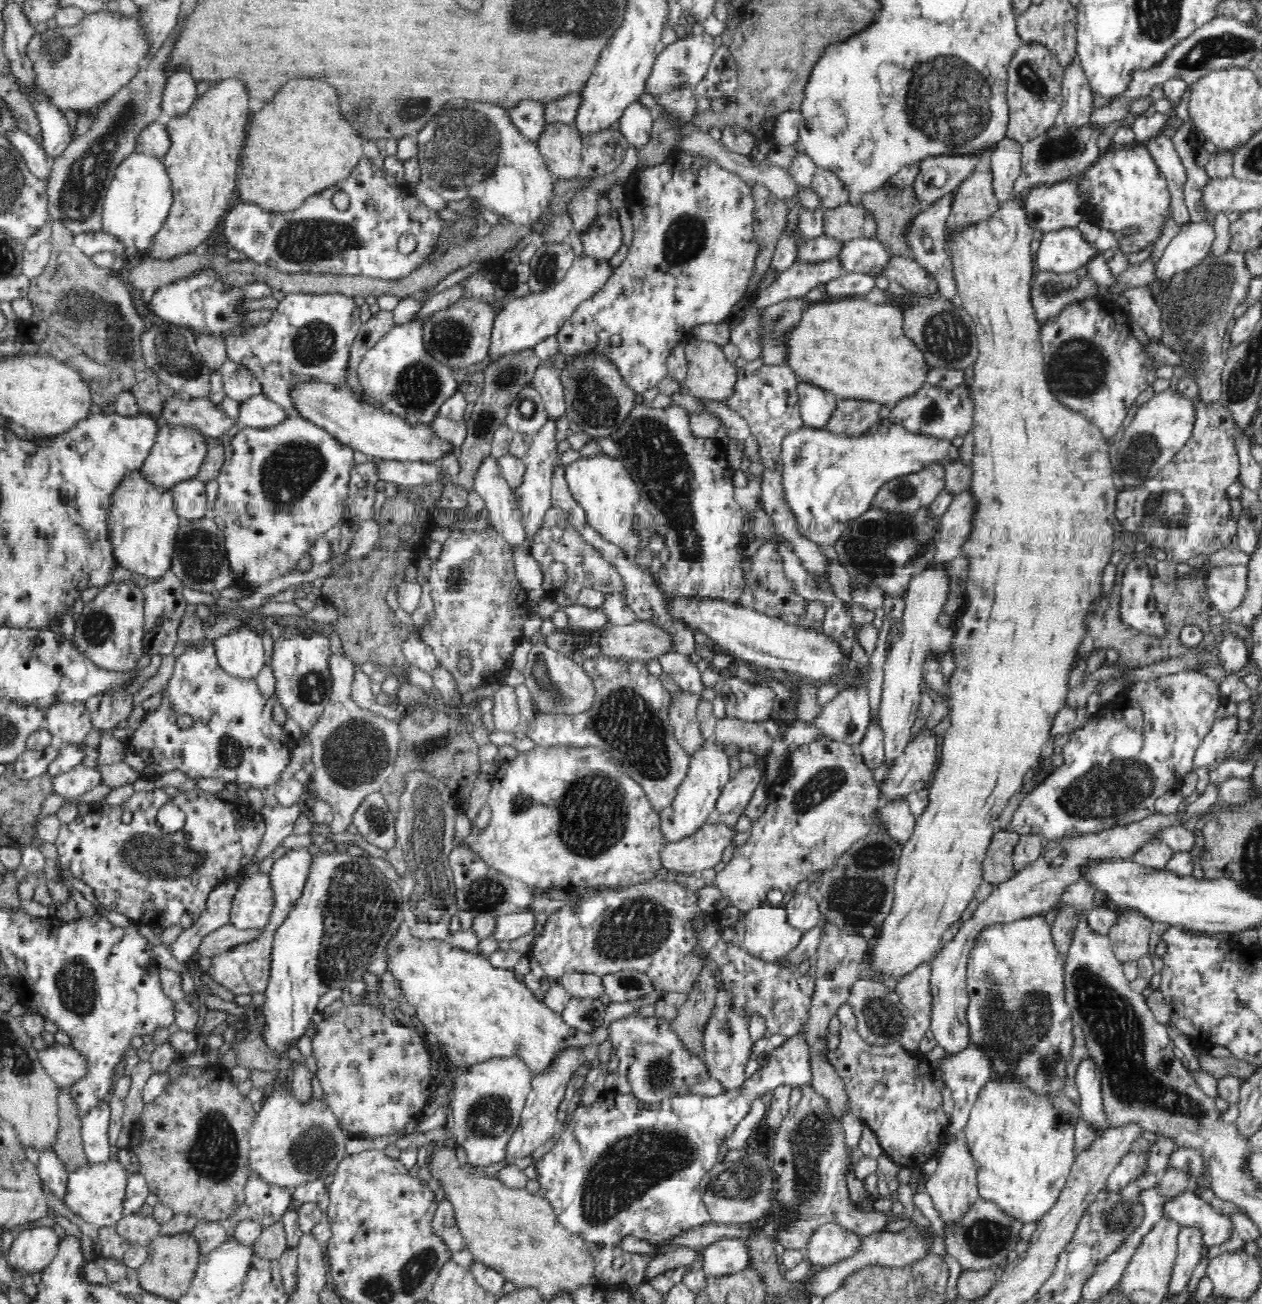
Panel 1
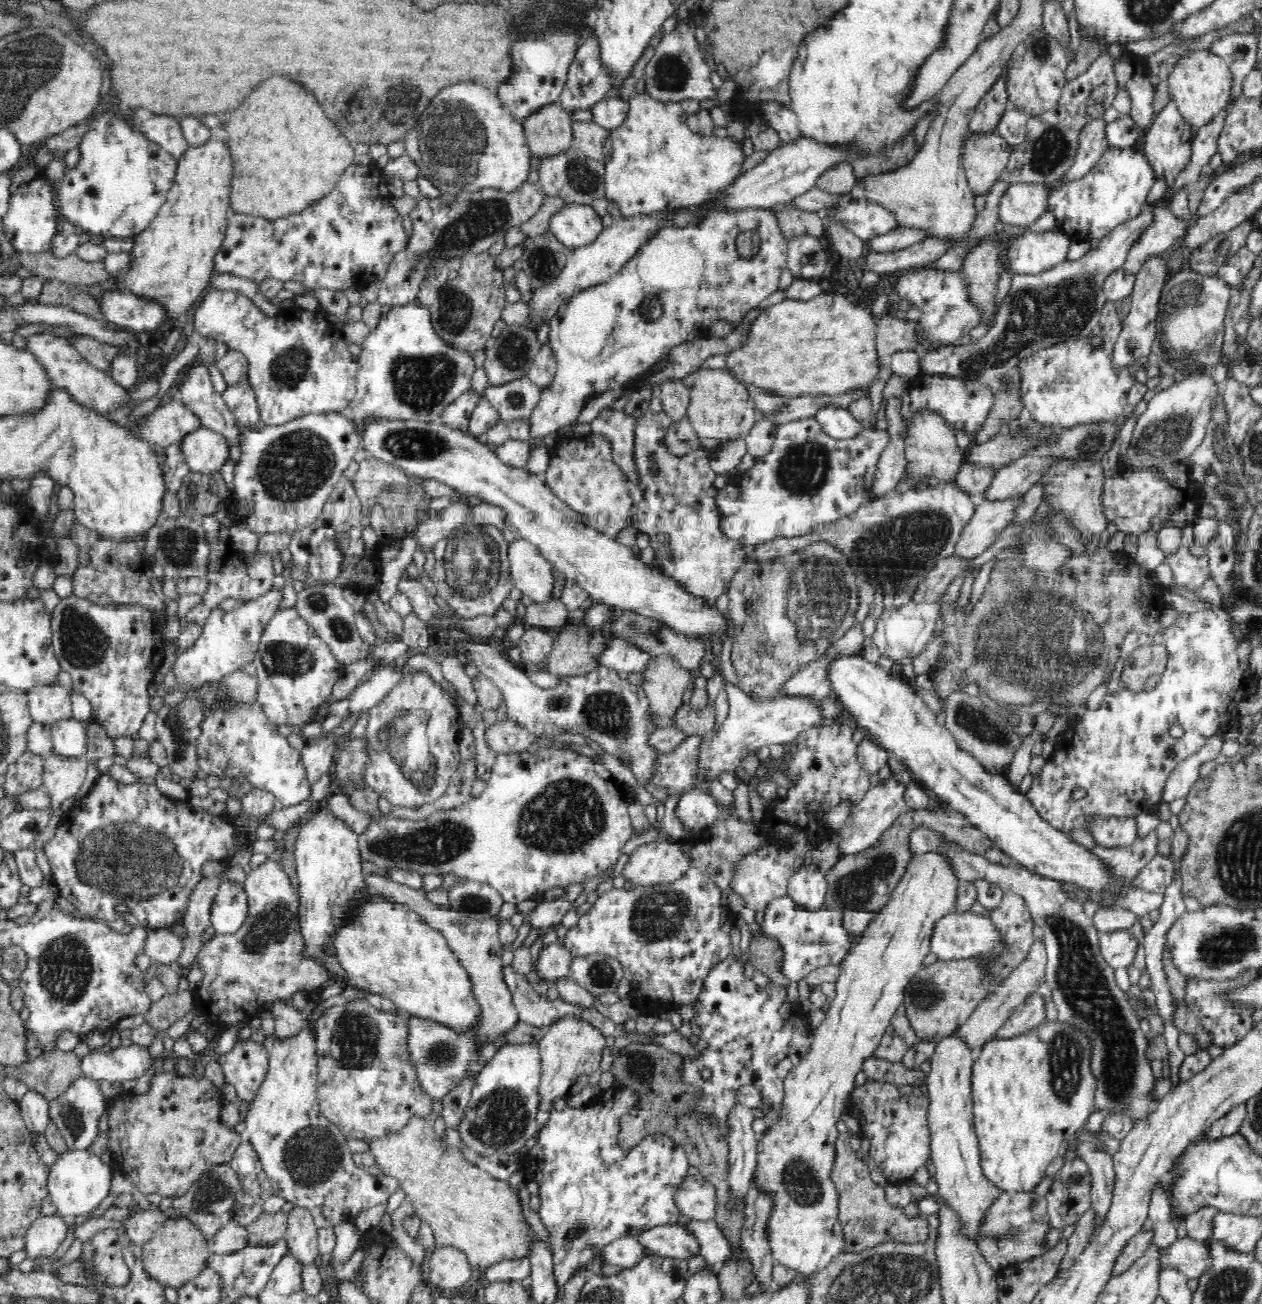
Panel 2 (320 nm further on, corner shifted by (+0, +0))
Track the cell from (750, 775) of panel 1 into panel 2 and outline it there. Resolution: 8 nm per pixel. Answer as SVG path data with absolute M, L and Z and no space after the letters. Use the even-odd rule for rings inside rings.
M710 789L704 792L689 790L680 798L676 813L691 832L703 833L716 822L721 810L718 806L718 799L712 796Z

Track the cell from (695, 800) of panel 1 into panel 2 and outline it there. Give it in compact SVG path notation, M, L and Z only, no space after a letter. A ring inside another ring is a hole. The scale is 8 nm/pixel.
M724 683L728 693L729 711L716 734L704 736L697 746L697 767L693 784L704 786L720 778L720 774L730 774L742 766L748 756L754 756L761 746L772 746L792 742L802 731L820 725L822 720L817 708L818 700L807 698L768 698L756 700L746 694L738 685Z

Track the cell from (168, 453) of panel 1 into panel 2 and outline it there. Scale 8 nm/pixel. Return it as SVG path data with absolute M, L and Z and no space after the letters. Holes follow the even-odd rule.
M203 427L186 434L178 445L192 473L220 471L229 458L227 439Z

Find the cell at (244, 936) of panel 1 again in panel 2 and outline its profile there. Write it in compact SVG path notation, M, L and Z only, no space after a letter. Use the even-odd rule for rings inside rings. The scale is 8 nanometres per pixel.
M167 929L149 930L146 952L152 961L172 964L182 954L184 940Z

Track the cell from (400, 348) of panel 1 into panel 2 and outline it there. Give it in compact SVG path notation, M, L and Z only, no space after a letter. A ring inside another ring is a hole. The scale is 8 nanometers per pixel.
M419 300L386 309L378 326L368 333L360 345L362 351L357 361L357 390L347 410L353 421L364 420L364 417L439 421L446 407L471 390L475 372L472 354L456 351L436 334L430 320L430 311Z

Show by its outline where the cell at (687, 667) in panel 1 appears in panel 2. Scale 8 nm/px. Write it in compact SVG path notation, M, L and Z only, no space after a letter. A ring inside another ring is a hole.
M613 638L609 643L609 648L604 651L600 658L600 665L606 665L620 672L646 672L650 662L652 662L652 653L642 651L634 644L626 640Z

